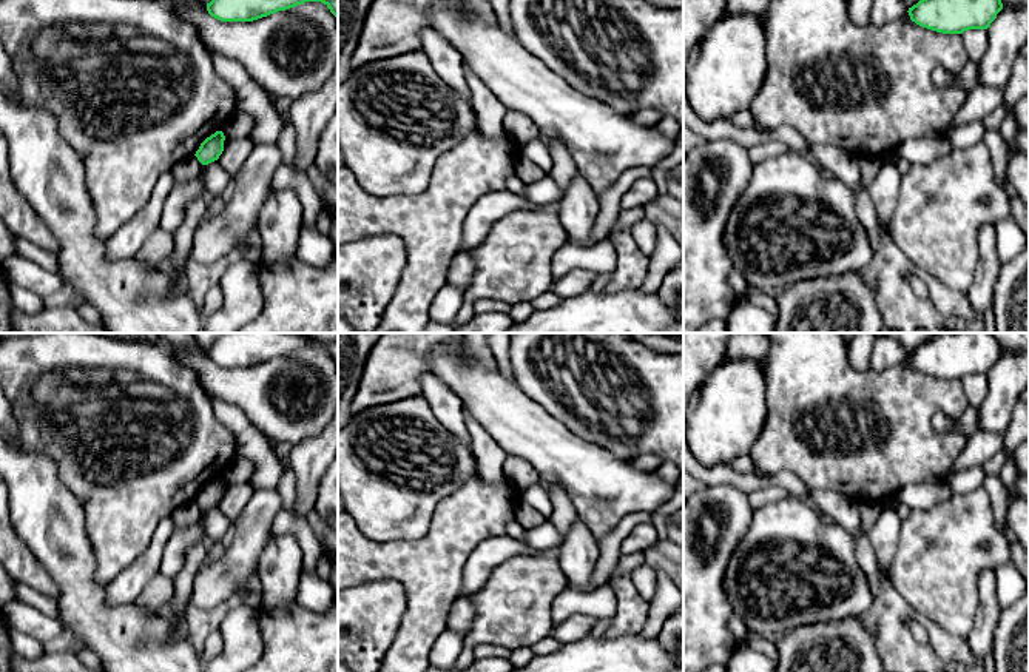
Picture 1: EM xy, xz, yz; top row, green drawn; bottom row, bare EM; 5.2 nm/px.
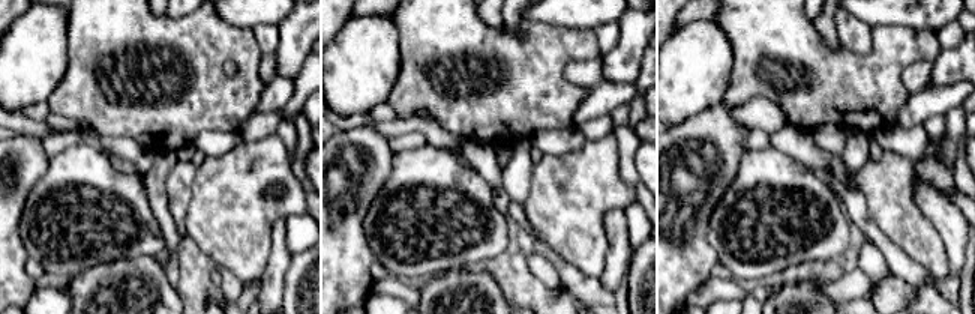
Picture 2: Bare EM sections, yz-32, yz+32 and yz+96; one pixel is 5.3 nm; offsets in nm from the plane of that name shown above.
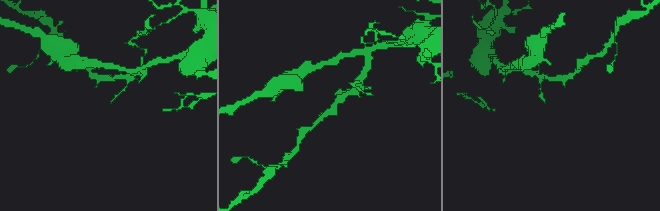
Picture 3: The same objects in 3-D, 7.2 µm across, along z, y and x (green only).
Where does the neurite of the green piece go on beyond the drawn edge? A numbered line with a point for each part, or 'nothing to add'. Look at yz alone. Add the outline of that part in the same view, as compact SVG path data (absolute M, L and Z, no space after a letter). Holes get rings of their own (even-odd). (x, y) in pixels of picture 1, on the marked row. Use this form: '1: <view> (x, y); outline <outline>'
nothing to add

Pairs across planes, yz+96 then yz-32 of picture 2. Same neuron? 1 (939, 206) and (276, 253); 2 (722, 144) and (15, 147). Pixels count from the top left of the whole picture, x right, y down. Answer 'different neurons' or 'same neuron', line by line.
1: same neuron
2: same neuron

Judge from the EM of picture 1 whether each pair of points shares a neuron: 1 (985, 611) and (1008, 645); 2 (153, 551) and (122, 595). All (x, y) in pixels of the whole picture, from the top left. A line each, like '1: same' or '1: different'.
1: different
2: same

